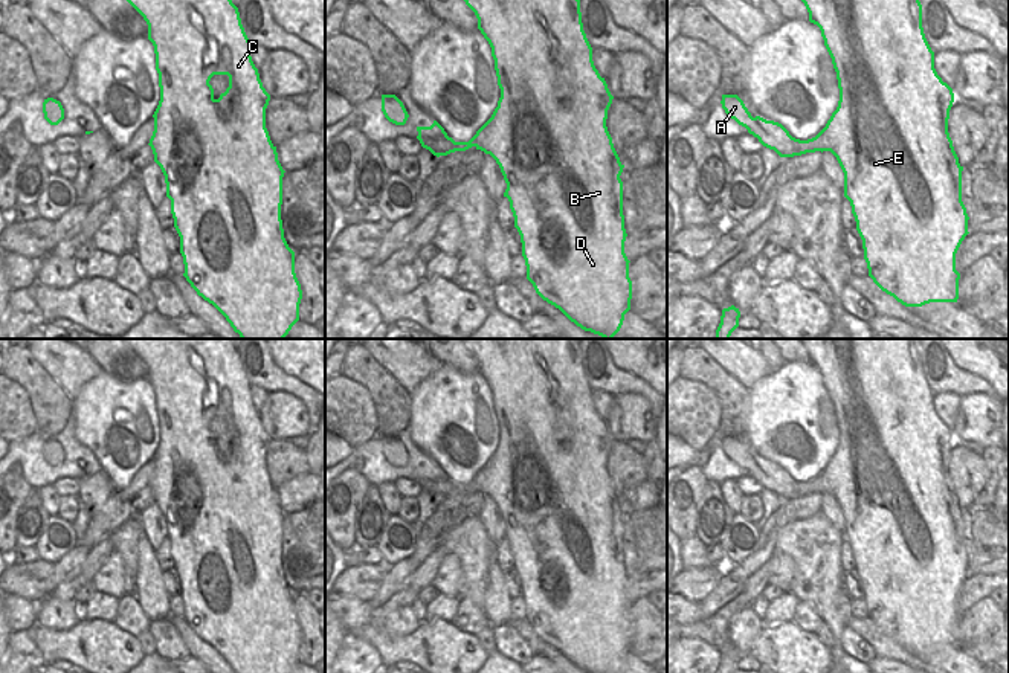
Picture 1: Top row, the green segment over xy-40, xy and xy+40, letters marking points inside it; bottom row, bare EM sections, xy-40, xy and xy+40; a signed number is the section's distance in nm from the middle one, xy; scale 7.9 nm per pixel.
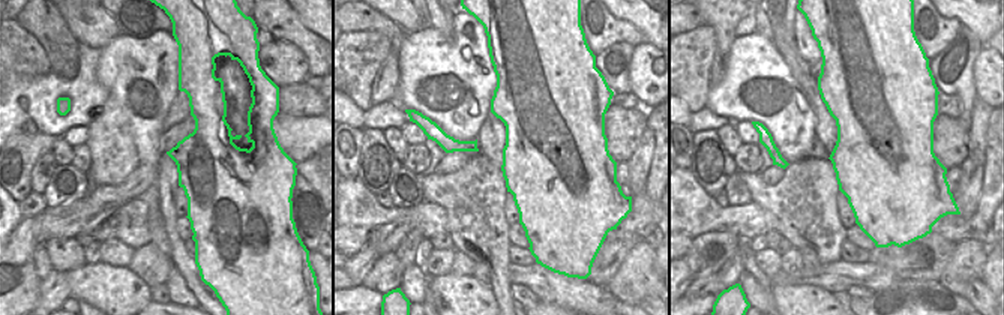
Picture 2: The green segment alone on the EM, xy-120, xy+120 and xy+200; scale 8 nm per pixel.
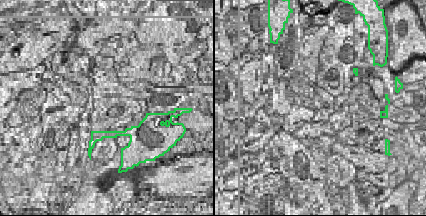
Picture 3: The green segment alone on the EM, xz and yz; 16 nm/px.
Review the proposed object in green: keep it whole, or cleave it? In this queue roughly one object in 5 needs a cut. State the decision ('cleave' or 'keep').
keep

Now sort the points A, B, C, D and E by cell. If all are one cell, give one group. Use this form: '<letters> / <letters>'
A B C D E

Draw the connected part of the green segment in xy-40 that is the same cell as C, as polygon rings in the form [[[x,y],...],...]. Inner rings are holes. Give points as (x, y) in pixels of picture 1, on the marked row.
[[[127,0],[147,21],[154,46],[160,101],[153,114],[150,147],[160,166],[174,227],[180,237],[183,276],[212,304],[241,339],[284,339],[299,320],[302,299],[295,273],[295,252],[284,238],[281,204],[284,169],[266,128],[270,95],[263,87],[250,56],[250,41],[232,0]],[[214,75],[227,75],[229,87],[218,99],[209,84]]]

